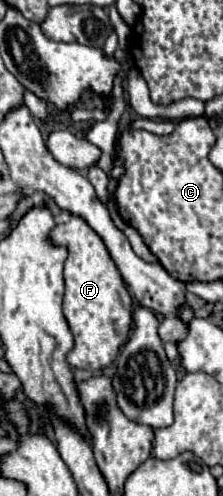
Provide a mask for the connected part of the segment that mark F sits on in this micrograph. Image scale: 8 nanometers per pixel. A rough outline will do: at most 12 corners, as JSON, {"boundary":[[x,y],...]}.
{"boundary":[[73,215],[51,231],[69,253],[63,315],[75,369],[115,361],[131,297],[101,237]]}

